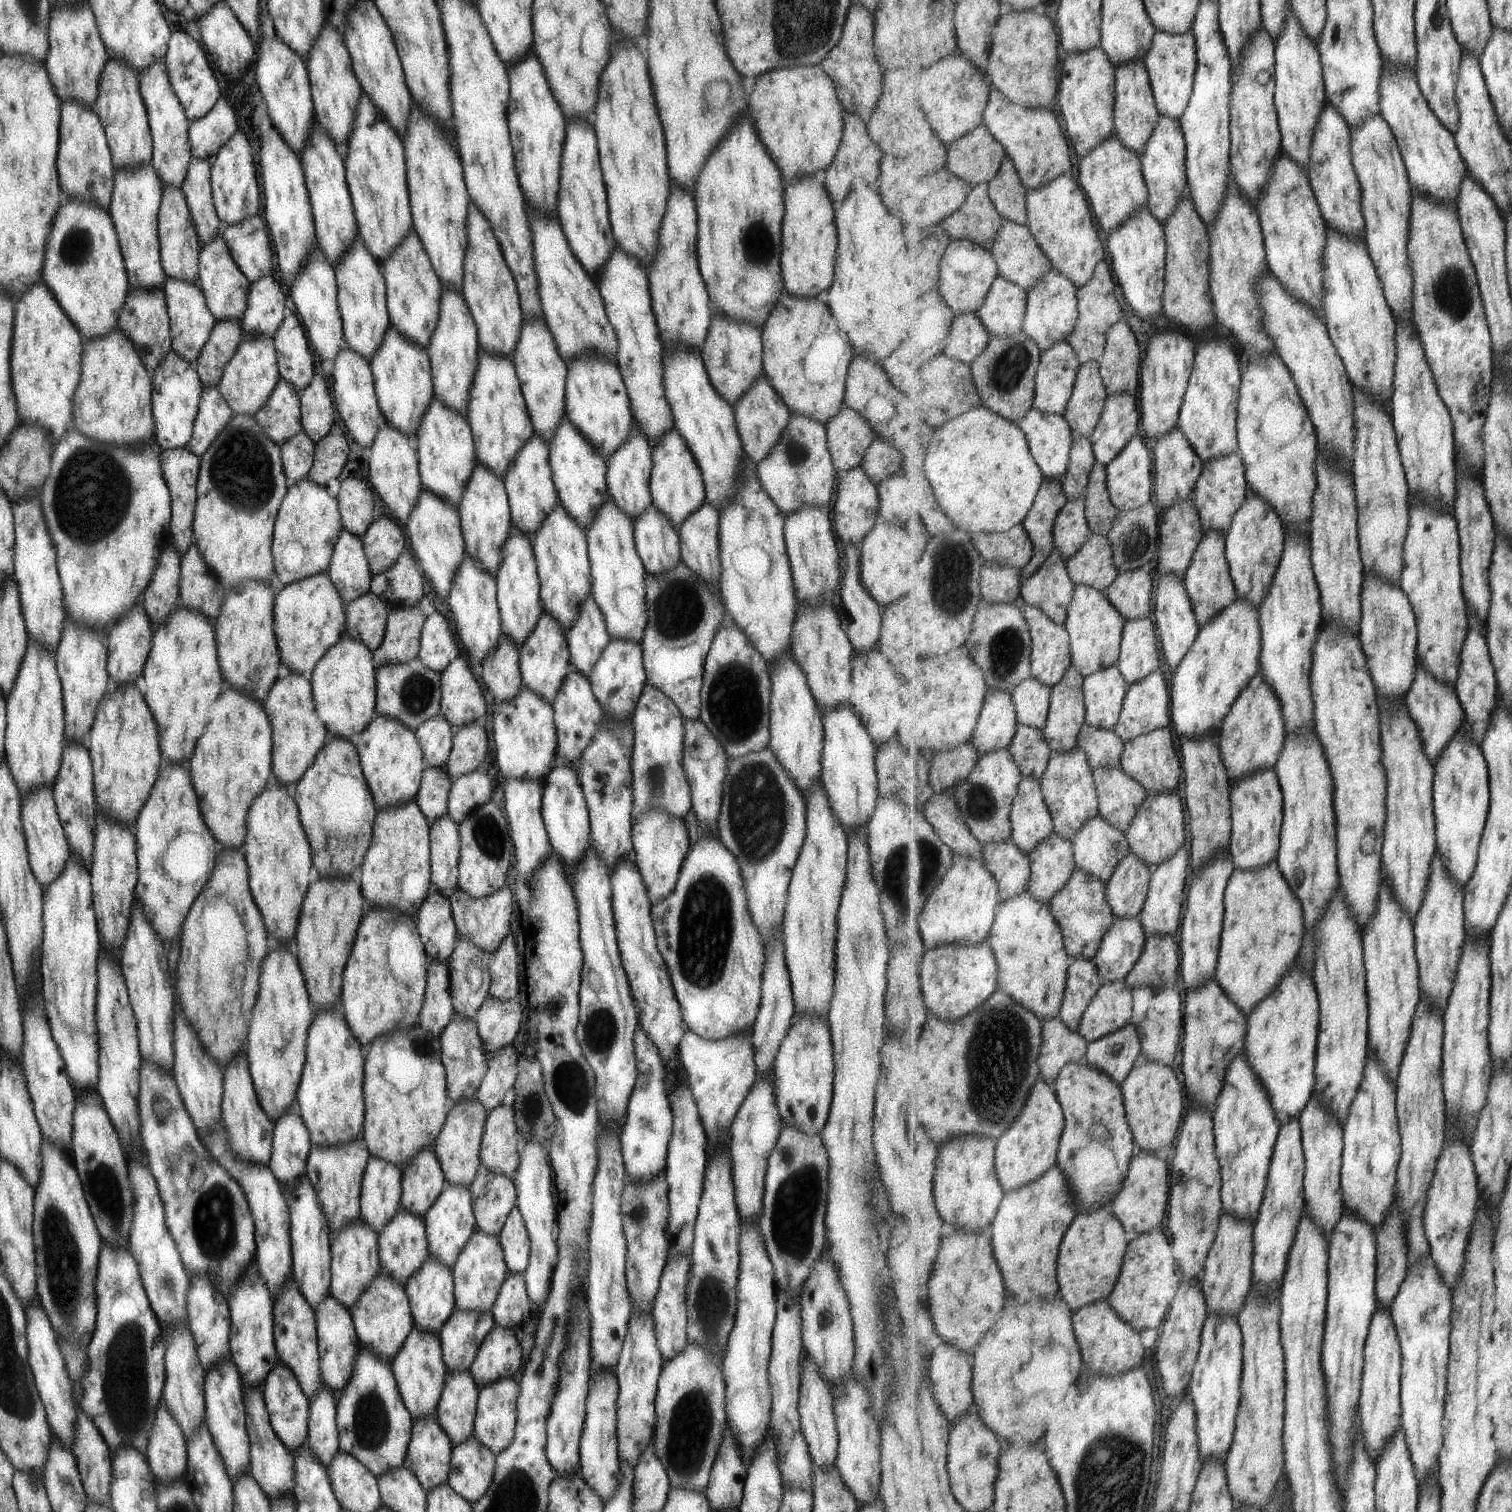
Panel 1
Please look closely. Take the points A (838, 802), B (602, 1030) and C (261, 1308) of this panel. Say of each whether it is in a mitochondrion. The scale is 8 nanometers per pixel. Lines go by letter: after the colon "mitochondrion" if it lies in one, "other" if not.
A: other
B: mitochondrion
C: other

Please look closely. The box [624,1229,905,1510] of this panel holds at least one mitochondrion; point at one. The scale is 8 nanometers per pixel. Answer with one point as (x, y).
(689, 1431)

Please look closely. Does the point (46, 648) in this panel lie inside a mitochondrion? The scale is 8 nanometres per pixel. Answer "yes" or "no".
no

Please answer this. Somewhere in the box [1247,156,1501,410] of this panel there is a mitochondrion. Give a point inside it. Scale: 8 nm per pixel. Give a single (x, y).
(1454, 298)

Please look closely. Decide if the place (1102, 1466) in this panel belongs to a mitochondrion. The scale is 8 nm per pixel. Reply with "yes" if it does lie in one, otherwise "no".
yes

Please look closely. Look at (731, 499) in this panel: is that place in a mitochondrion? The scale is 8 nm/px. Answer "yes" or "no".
no

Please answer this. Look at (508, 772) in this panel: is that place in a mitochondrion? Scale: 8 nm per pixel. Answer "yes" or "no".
no

